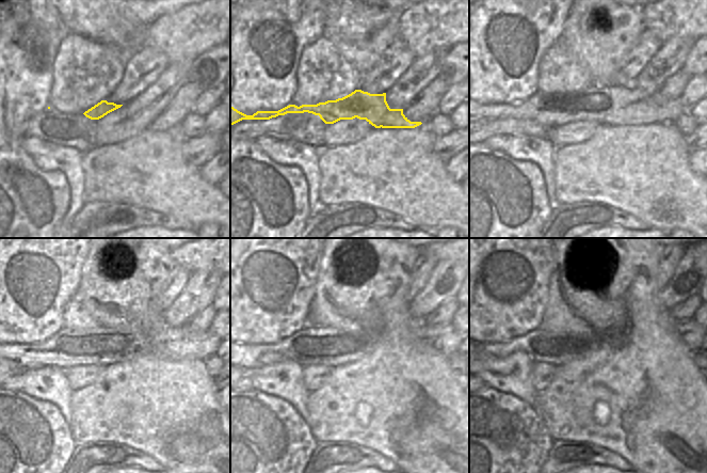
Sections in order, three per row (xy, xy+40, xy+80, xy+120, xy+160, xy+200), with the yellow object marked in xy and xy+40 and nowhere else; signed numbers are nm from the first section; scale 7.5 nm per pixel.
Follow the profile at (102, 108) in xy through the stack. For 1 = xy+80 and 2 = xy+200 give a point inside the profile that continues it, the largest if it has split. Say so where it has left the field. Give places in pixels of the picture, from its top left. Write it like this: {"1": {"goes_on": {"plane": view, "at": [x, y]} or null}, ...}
{"1": {"goes_on": {"plane": "xy+80", "at": [611, 105]}}, "2": {"goes_on": {"plane": "xy+200", "at": [543, 347]}}}

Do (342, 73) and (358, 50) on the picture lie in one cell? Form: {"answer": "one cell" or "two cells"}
{"answer": "two cells"}

